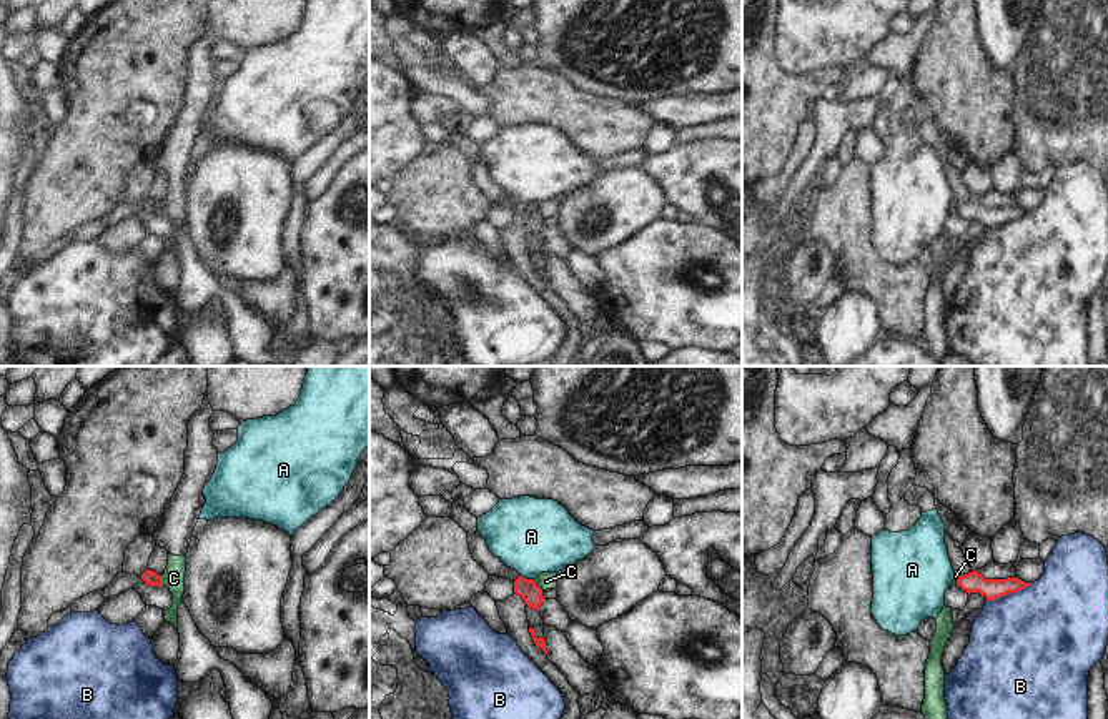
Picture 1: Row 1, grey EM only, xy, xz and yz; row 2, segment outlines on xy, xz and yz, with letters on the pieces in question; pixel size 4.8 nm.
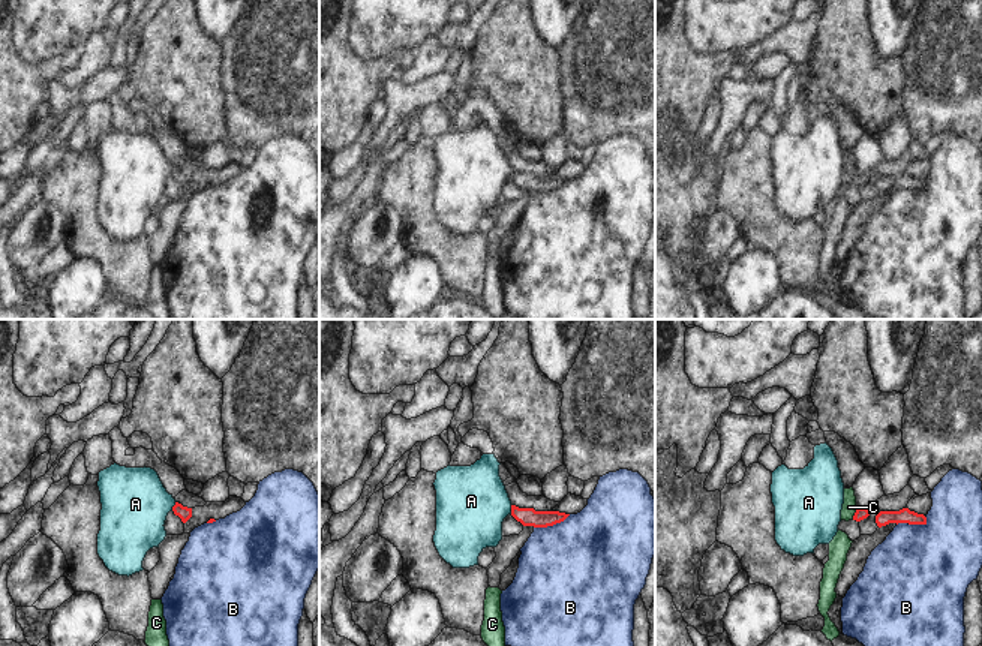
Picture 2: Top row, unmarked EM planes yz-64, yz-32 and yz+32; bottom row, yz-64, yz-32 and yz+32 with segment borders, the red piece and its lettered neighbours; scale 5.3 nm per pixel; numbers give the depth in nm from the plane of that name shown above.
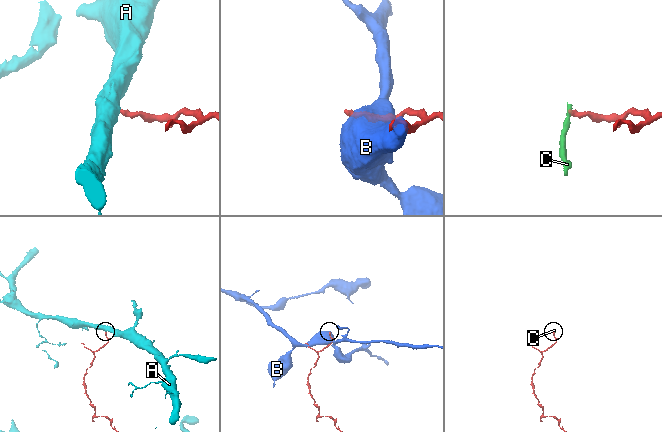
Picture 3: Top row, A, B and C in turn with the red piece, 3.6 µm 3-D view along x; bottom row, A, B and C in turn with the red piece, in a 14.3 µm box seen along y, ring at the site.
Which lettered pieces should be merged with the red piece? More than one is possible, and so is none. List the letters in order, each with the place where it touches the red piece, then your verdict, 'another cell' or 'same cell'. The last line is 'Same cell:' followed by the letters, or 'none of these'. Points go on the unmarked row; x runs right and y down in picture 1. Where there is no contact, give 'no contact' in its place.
A: xz (528, 207) | same cell
B: yz (1009, 220) | another cell
C: xz (536, 212) | another cell
Same cell: A

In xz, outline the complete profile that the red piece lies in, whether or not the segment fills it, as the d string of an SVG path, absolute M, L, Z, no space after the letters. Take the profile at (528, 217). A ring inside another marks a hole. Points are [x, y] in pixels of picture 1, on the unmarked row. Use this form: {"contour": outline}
{"contour": "M532 123L499 126L491 138L477 145L477 158L486 166L489 178L521 201L514 208L514 220L536 238L544 223L534 206L541 200L559 200L597 175L592 168L596 158L579 151L562 131Z"}

